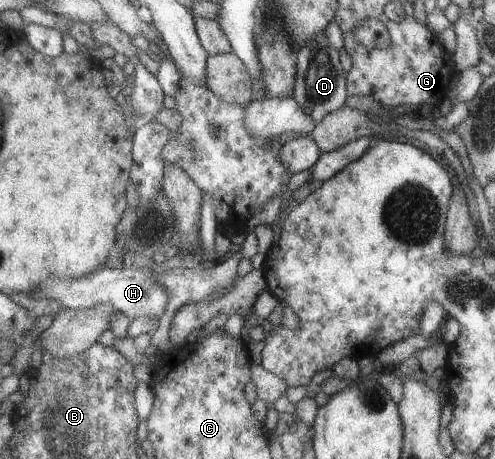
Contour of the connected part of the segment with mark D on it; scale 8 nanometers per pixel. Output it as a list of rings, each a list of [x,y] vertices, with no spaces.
[[[323,30],[297,48],[293,55],[296,62],[293,100],[314,123],[319,122],[327,113],[341,108],[348,96],[346,73],[339,63],[338,52],[329,44]]]

